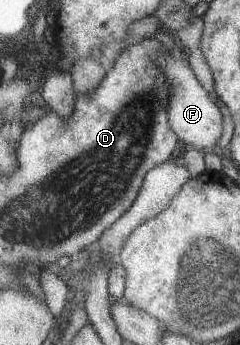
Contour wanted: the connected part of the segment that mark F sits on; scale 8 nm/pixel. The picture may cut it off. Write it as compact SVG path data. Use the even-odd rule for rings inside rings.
M170 50L158 60L163 64L169 83L173 86L171 95L171 108L169 109L169 121L179 138L195 147L205 151L218 150L216 144L220 142L224 134L224 116L218 104L206 92L206 88L198 82L196 74L182 56L175 56Z

